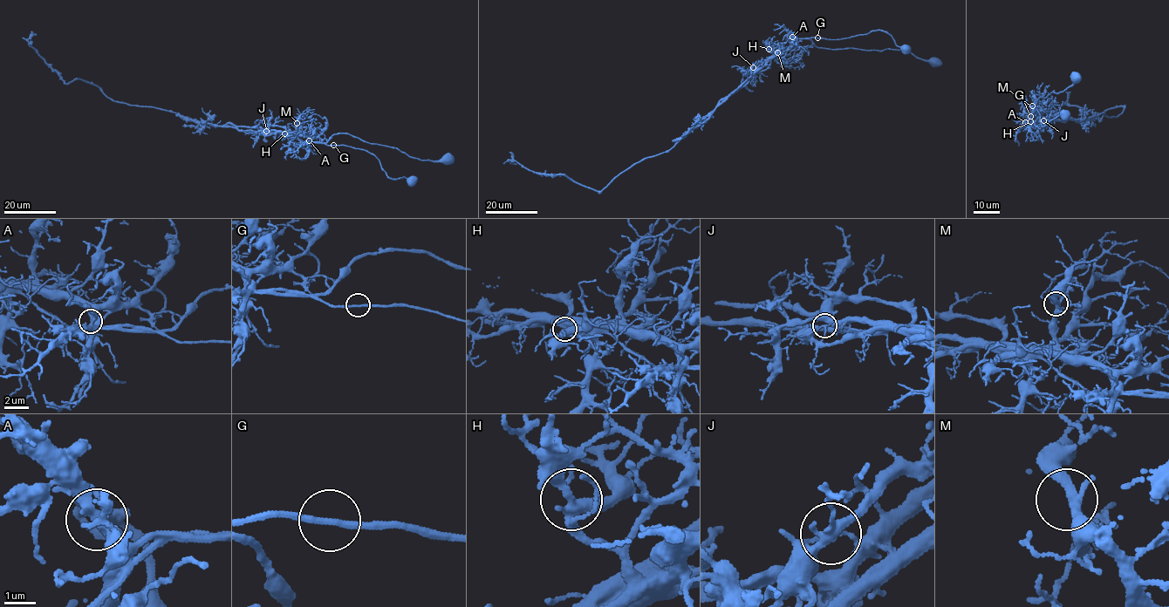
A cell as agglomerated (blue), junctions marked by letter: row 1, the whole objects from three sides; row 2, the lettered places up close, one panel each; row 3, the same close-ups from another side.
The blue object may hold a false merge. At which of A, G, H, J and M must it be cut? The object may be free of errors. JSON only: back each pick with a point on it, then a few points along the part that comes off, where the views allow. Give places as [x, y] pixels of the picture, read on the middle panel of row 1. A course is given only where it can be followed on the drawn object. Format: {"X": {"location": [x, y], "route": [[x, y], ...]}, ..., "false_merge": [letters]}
{"J": {"location": [753, 67], "route": [[753, 67], [758, 67], [784, 51], [796, 38], [809, 39], [816, 46], [832, 49], [896, 50], [939, 64]]}, "false_merge": ["J"]}

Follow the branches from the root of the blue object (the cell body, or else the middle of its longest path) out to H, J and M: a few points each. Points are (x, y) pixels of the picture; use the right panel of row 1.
H: (1076, 76), (1063, 92), (1053, 91), (1046, 98), (1039, 98), (1027, 120), (1033, 122), (1038, 117), (1030, 121)
J: (1076, 76), (1063, 92), (1053, 91), (1036, 101), (1027, 120), (1033, 122), (1038, 117), (1044, 120)
M: (1076, 76), (1063, 92), (1053, 91), (1046, 98), (1039, 98), (1028, 121), (1036, 113), (1032, 105)

